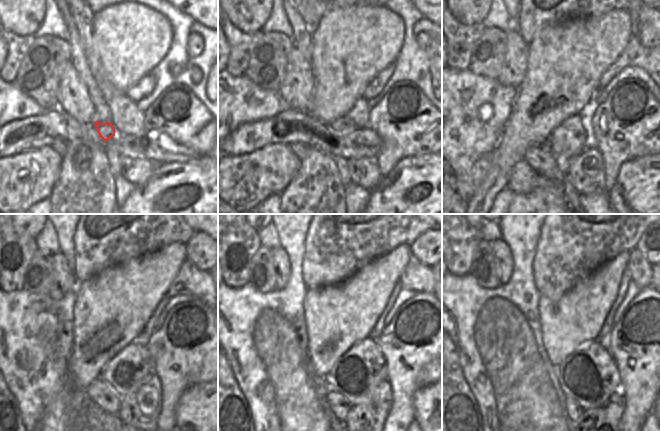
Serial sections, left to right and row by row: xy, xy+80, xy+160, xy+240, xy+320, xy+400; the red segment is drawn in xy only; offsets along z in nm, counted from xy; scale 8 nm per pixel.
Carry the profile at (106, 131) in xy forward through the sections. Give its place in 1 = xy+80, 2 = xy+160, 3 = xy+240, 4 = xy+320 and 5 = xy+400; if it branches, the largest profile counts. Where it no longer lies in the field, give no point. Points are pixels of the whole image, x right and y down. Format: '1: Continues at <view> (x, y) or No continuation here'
1: Continues at xy+80 (342, 126)
2: Continues at xy+160 (570, 139)
3: Continues at xy+240 (125, 373)
4: Continues at xy+320 (355, 375)
5: Continues at xy+400 (589, 375).

